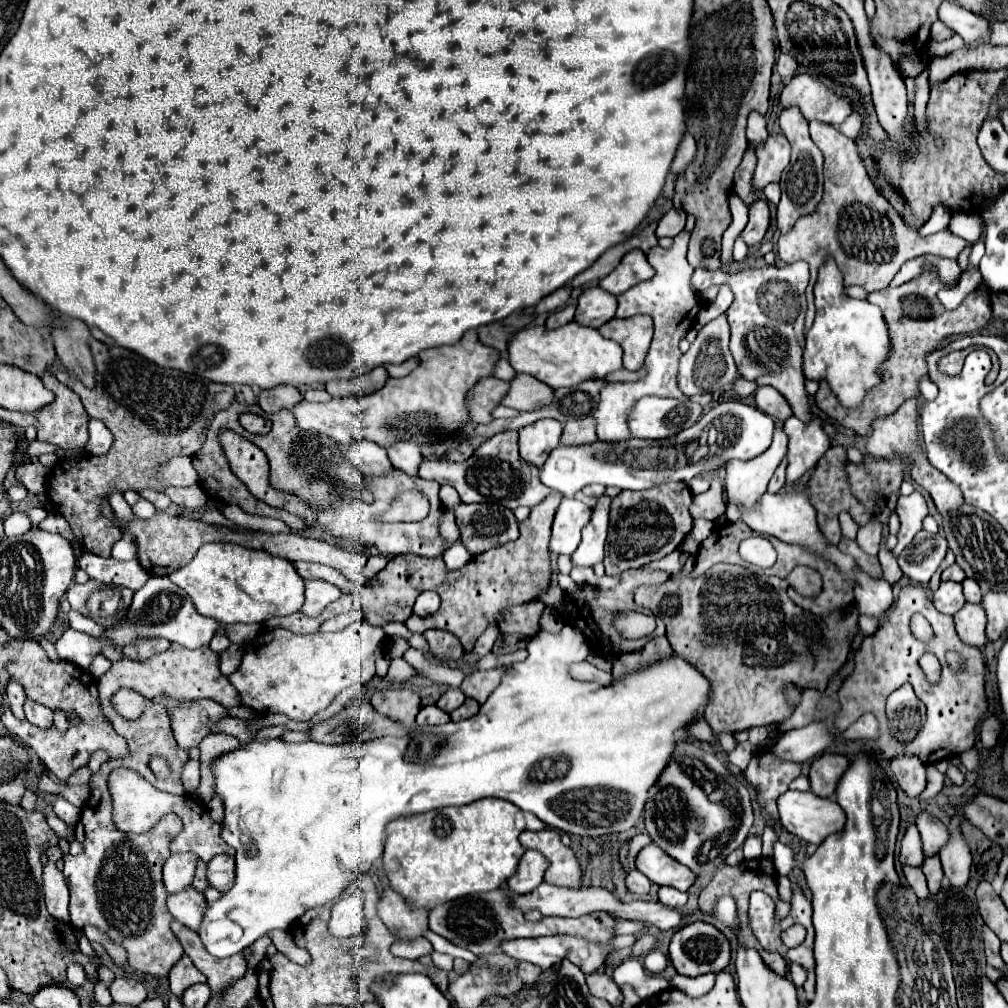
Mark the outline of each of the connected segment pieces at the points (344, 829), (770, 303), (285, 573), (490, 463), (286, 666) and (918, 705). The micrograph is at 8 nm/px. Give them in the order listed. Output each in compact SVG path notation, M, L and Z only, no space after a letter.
M568 623L565 624L557 635L540 632L540 636L534 636L528 642L528 658L524 662L514 662L504 668L504 676L502 676L502 682L498 684L498 688L480 706L480 712L468 720L448 722L444 726L428 726L428 728L416 726L412 732L408 732L402 738L386 736L386 738L376 738L372 742L348 742L348 744L338 744L338 746L328 746L328 744L320 744L320 742L312 742L312 740L296 744L296 742L284 742L282 738L266 738L266 740L254 738L246 746L240 746L238 750L232 750L232 752L224 752L216 760L212 760L210 770L216 780L214 794L222 800L224 810L226 810L226 818L222 822L222 838L232 848L236 848L236 856L234 856L236 858L236 882L228 892L224 892L218 900L210 902L206 908L204 920L198 930L198 934L204 942L204 948L214 958L228 958L236 952L246 950L250 944L254 944L258 938L262 938L270 930L278 930L278 928L288 930L290 924L296 922L306 910L322 906L322 904L334 900L336 896L340 896L340 892L356 876L368 872L372 868L374 860L378 860L382 856L384 840L386 840L386 824L398 816L420 814L420 812L428 812L428 810L436 810L436 808L444 808L444 806L462 806L462 804L470 804L474 800L492 796L492 798L508 800L524 812L536 814L550 828L562 830L566 834L632 830L642 816L642 810L644 810L644 804L648 798L648 790L658 782L660 774L666 770L676 744L686 738L684 734L686 734L688 726L692 726L698 720L698 716L704 714L704 710L710 702L712 686L704 678L704 674L700 674L690 662L686 662L678 654L658 660L642 670L626 672L622 678L614 678L606 686L598 684L598 682L577 682L568 676L565 668L568 667L568 664L565 663L584 661L587 656L583 656L583 651L591 653L592 648L587 644L589 642L578 628L567 625Z
M796 262L782 268L762 266L742 270L732 274L728 284L734 292L734 302L726 312L732 330L730 352L736 360L740 376L754 380L758 386L774 386L790 402L794 416L808 422L812 414L802 376L808 264Z
M228 542L204 544L196 552L192 562L188 562L184 568L170 574L170 580L188 592L188 596L192 598L200 614L216 618L220 620L220 624L264 622L272 616L288 616L292 612L298 612L304 604L304 580L296 572L290 560L274 556L264 550L252 550L252 548L244 548L238 544L228 544Z
M506 430L492 438L488 438L472 456L472 460L466 460L464 464L444 464L438 460L424 460L418 466L418 476L426 480L436 480L438 484L448 484L456 488L460 494L460 500L464 504L470 502L496 502L504 504L510 510L516 510L518 506L536 506L540 504L552 490L544 488L538 480L538 468L518 454L518 432Z
M358 620L342 632L314 632L306 636L294 634L286 628L272 628L244 644L242 664L234 674L228 676L228 680L240 692L242 706L248 706L260 714L286 714L292 720L310 720L320 710L326 710L340 690L370 682L374 678L376 650L386 638L388 636L382 628L370 626L366 620Z
M904 684L896 692L888 696L886 702L886 714L890 724L890 734L900 740L908 742L912 740L926 720L926 706L924 702L914 694L910 684Z

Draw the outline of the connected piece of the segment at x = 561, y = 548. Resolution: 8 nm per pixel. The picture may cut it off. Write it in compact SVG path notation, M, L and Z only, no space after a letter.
M564 498L558 506L554 524L552 524L552 538L550 550L554 554L572 554L580 544L580 532L584 524L588 524L592 510L574 498Z

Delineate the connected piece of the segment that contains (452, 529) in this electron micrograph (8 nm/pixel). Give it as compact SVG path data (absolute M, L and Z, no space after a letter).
M448 508L446 514L442 516L440 534L442 534L442 538L446 540L448 548L460 538L460 532L455 521L454 510L450 510L450 508Z

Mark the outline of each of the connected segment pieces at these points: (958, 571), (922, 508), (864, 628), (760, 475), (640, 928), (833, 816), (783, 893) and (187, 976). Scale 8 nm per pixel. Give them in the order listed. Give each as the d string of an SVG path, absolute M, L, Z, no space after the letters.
M954 562L952 566L948 566L944 572L942 572L942 580L954 580L954 582L962 582L966 578L964 570Z
M918 491L908 496L901 495L896 505L896 513L900 516L900 530L898 530L898 544L894 554L900 554L904 546L912 542L912 538L922 530L922 520L928 516L927 502Z
M860 616L860 636L868 636L874 634L878 628L878 620L870 618L870 616Z
M776 430L772 446L766 452L762 452L760 456L752 458L748 462L746 460L730 460L726 464L726 496L728 496L726 516L730 522L742 520L742 510L752 510L758 506L758 500L766 492L766 486L768 486L774 470L778 468L780 460L786 456L786 444L788 444L788 436L784 434L784 430Z
M618 920L618 922L616 922L614 932L616 932L616 936L620 936L620 934L642 934L642 932L644 932L644 928L646 928L646 924L640 924L640 922Z
M798 790L784 792L778 798L778 812L780 812L782 826L790 834L794 834L794 836L798 836L806 842L812 842L812 844L820 844L826 836L840 832L846 824L846 814L844 814L844 810L840 808L840 804L836 800L820 798L812 792L798 792Z
M778 876L776 878L776 884L778 884L778 894L780 894L780 900L782 902L790 902L790 898L792 898L792 888L790 888L790 880L788 880L788 876Z
M182 956L182 958L174 964L174 968L172 968L170 976L168 976L168 982L170 982L172 994L180 998L182 992L184 992L186 988L190 988L192 984L202 984L202 982L206 982L206 976L204 976L198 968L192 966L192 962L188 960L188 956Z

